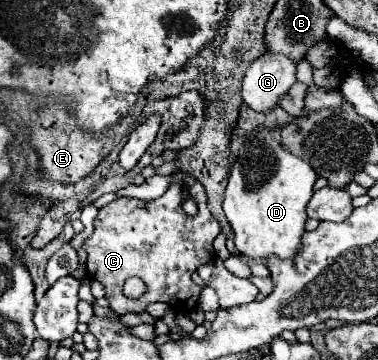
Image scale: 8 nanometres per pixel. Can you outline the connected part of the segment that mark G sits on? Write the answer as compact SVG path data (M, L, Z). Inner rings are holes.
M264 52L248 70L242 84L242 98L254 112L266 112L280 104L296 82L296 64L282 54Z

